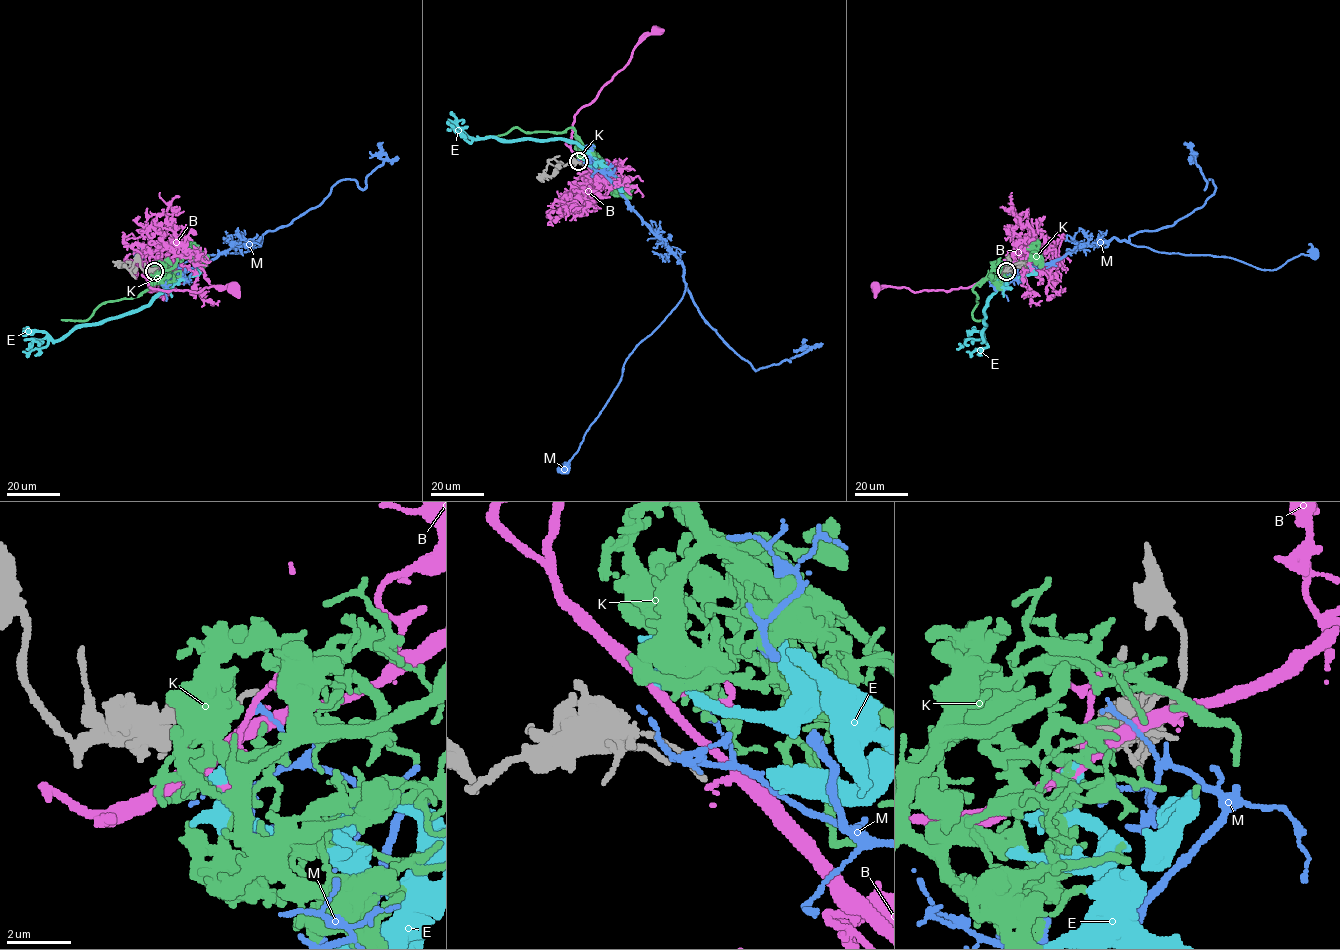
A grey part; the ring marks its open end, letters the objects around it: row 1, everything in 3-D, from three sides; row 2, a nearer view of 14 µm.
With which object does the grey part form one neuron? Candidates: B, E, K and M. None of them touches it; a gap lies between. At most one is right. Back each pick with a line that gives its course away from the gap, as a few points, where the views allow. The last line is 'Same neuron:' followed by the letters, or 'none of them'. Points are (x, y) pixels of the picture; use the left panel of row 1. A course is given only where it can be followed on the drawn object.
Same neuron: none of them

